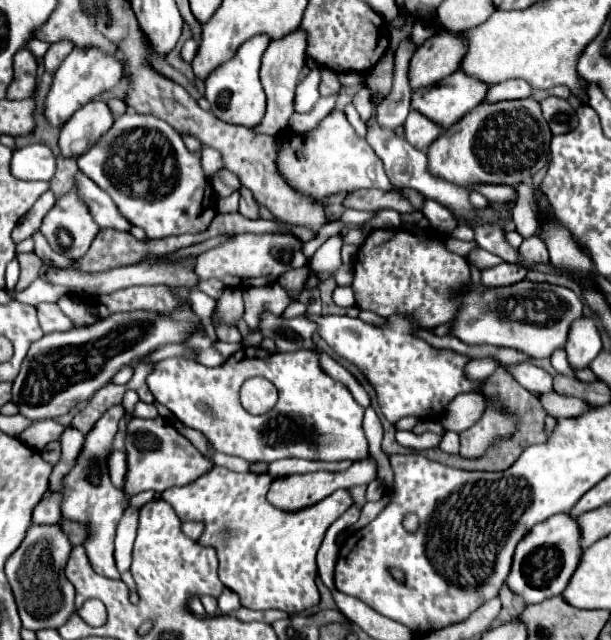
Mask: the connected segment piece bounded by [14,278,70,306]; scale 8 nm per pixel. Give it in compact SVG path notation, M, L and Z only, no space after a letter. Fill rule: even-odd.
M36 278L26 290L16 292L16 300L22 304L30 304L30 306L38 306L42 302L58 302L60 296L70 294L70 290L66 290L66 286L54 286L42 278Z

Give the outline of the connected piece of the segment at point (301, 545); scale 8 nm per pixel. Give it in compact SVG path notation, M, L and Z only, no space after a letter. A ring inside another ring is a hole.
M214 466L192 484L162 492L162 498L172 504L180 520L204 522L206 530L198 542L216 548L220 558L220 580L226 588L240 596L244 608L274 608L288 614L298 614L318 606L320 602L316 588L316 552L328 526L342 516L354 504L354 500L348 490L338 490L310 508L282 512L266 500L270 482L270 474L238 474L228 468ZM242 570L246 570L246 574L242 574Z

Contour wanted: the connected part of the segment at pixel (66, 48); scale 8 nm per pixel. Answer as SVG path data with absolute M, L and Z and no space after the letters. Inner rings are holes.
M66 40L52 44L50 50L48 50L46 56L44 56L44 66L46 66L46 70L54 72L54 70L62 64L62 60L70 54L72 48L74 48L74 44L72 44L72 42L66 42Z

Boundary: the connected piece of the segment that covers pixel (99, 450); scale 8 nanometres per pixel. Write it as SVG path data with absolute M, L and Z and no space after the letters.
M116 404L110 410L106 410L106 414L96 422L96 426L88 432L86 442L84 442L84 450L78 456L76 466L70 470L70 474L64 478L64 486L66 486L66 498L62 502L62 516L68 520L78 520L78 522L86 522L90 526L90 536L84 544L86 554L90 558L92 568L106 578L112 580L120 580L120 574L116 570L114 564L114 532L116 532L116 524L122 518L124 510L126 510L126 502L122 496L122 490L114 488L108 476L108 468L106 468L106 456L112 448L112 440L114 434L118 430L118 422L120 418L124 418L124 406Z

